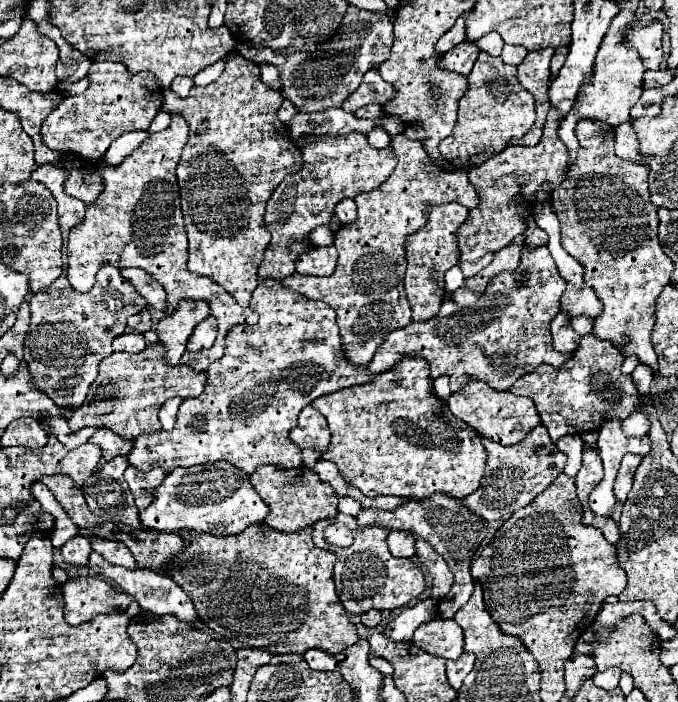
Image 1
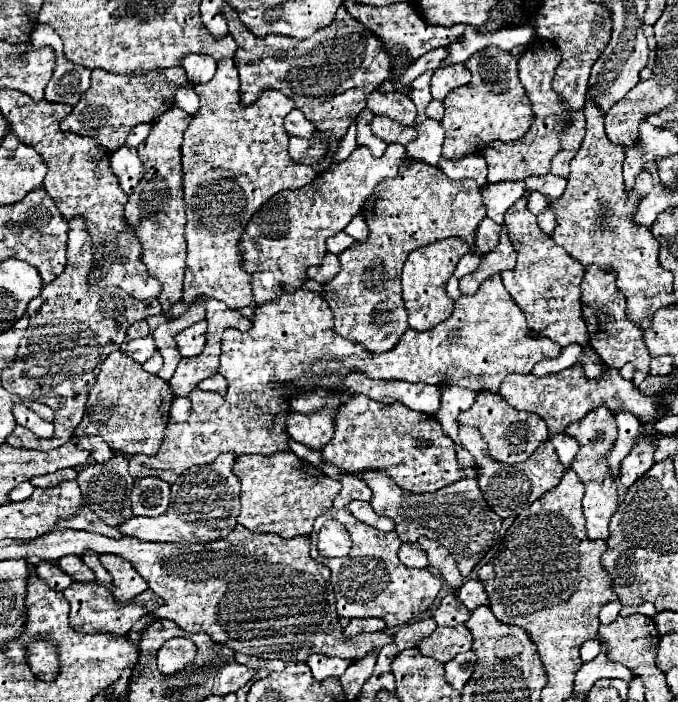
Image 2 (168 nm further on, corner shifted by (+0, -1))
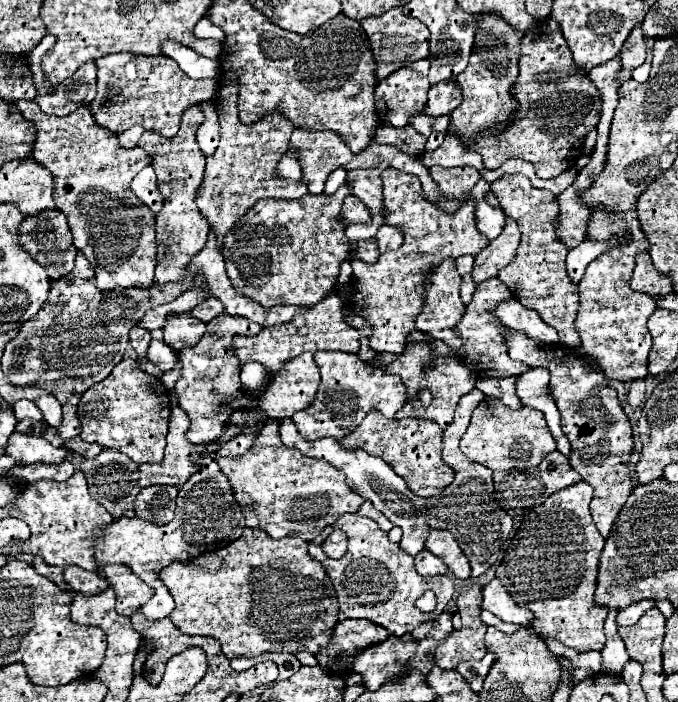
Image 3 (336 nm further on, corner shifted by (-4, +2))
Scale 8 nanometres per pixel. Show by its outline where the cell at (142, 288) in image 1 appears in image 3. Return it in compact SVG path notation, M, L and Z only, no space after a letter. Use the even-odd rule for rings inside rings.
M14 101L16 109L22 113L26 121L36 127L36 141L32 147L32 157L50 169L54 177L54 201L56 207L66 215L74 245L78 251L86 255L90 265L96 271L96 287L98 289L150 289L154 283L154 265L156 265L156 243L154 243L154 213L130 191L130 181L136 177L140 169L150 165L148 153L140 147L124 149L118 143L114 133L108 129L100 129L90 115L88 107L76 109L70 115L56 117L40 113L40 107L32 101Z

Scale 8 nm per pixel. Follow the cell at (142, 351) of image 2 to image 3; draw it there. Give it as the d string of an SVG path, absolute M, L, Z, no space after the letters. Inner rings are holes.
M156 339L150 341L148 359L154 361L154 363L158 363L158 367L160 367L162 371L172 369L174 363L176 363L176 357L174 357L174 353L172 353L172 347L168 347L168 345L164 345L164 341L156 341Z

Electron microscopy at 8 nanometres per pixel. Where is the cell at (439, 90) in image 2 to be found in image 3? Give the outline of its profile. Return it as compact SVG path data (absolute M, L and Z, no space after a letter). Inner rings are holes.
M456 79L440 81L436 85L430 85L428 91L428 103L426 103L426 113L428 115L446 115L452 113L462 101L460 85Z

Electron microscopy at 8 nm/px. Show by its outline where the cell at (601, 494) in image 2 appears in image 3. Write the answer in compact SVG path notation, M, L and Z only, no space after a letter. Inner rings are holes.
M506 331L508 353L514 361L528 363L530 367L546 367L550 371L550 393L562 415L562 429L572 445L570 465L580 473L580 477L594 487L594 497L590 503L592 519L602 537L608 537L614 519L618 517L622 505L632 493L632 479L626 461L632 453L632 429L626 413L622 411L616 391L606 387L604 375L598 369L590 369L572 347L554 343L536 343L524 333Z

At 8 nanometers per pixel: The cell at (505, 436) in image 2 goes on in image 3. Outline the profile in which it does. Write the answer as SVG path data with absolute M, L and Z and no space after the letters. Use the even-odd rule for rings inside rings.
M484 397L480 401L460 441L460 451L468 459L486 465L492 471L534 469L554 449L556 449L556 443L552 441L550 429L540 411L528 409L528 407L522 407L520 411L512 411L504 407L502 401L496 401L494 397Z

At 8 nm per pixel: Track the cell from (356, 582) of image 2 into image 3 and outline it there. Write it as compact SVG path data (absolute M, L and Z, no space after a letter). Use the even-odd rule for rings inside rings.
M344 515L344 517L338 517L332 527L342 529L348 535L350 547L348 547L346 555L338 561L324 555L320 545L328 537L328 533L318 535L310 543L310 555L324 565L324 569L336 589L340 611L348 619L370 619L370 621L382 625L384 629L388 629L390 635L402 637L404 633L410 633L420 623L424 623L432 617L438 617L442 611L448 609L448 603L452 601L452 595L454 595L452 579L448 575L420 577L420 573L414 569L414 559L408 553L404 553L398 543L390 541L388 533L382 531L376 521L372 521L368 517L360 517L360 515ZM428 589L436 593L438 605L436 605L436 611L432 611L432 613L420 613L420 609L416 609L414 601L418 597L422 597L422 593Z

